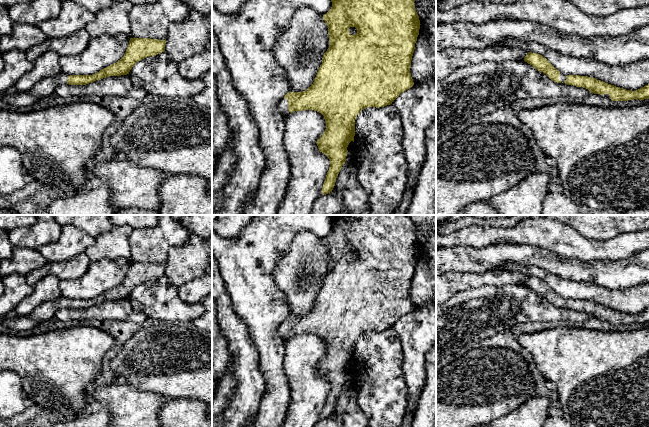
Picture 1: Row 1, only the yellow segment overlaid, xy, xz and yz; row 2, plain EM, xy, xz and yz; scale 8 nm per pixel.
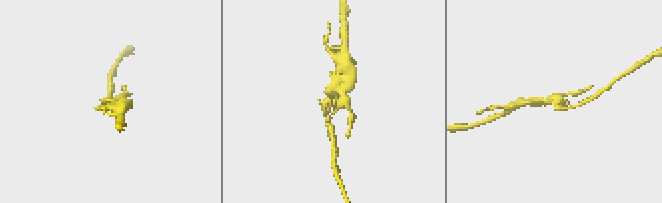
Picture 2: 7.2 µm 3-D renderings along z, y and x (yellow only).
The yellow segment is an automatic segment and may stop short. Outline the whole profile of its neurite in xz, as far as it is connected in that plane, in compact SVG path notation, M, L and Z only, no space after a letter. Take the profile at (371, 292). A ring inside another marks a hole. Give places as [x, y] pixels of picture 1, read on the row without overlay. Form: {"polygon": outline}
{"polygon": "M345 215L339 219L331 218L331 233L323 239L323 244L328 250L329 258L329 272L323 278L322 288L316 298L313 308L303 316L288 316L278 327L278 336L284 341L284 343L292 336L304 335L304 334L314 334L321 337L324 340L326 346L326 353L322 360L317 364L316 368L320 376L328 380L330 384L330 391L327 396L322 417L326 419L332 416L336 402L345 388L347 380L347 371L351 365L354 366L355 360L355 344L357 339L367 331L384 331L392 328L392 326L404 315L410 313L413 309L413 303L410 297L411 284L415 273L415 267L419 259L420 244L419 240L415 234L414 222L407 215Z"}

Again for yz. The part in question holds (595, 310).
{"polygon": "M528 276L528 278L524 281L524 285L532 289L538 295L546 298L554 306L583 311L594 318L609 318L610 323L613 325L649 323L649 308L636 315L632 315L616 311L593 301L566 299L560 297L545 281L538 277Z"}

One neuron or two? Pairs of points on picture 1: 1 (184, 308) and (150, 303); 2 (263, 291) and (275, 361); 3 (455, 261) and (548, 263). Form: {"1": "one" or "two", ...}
{"1": "one", "2": "one", "3": "one"}

